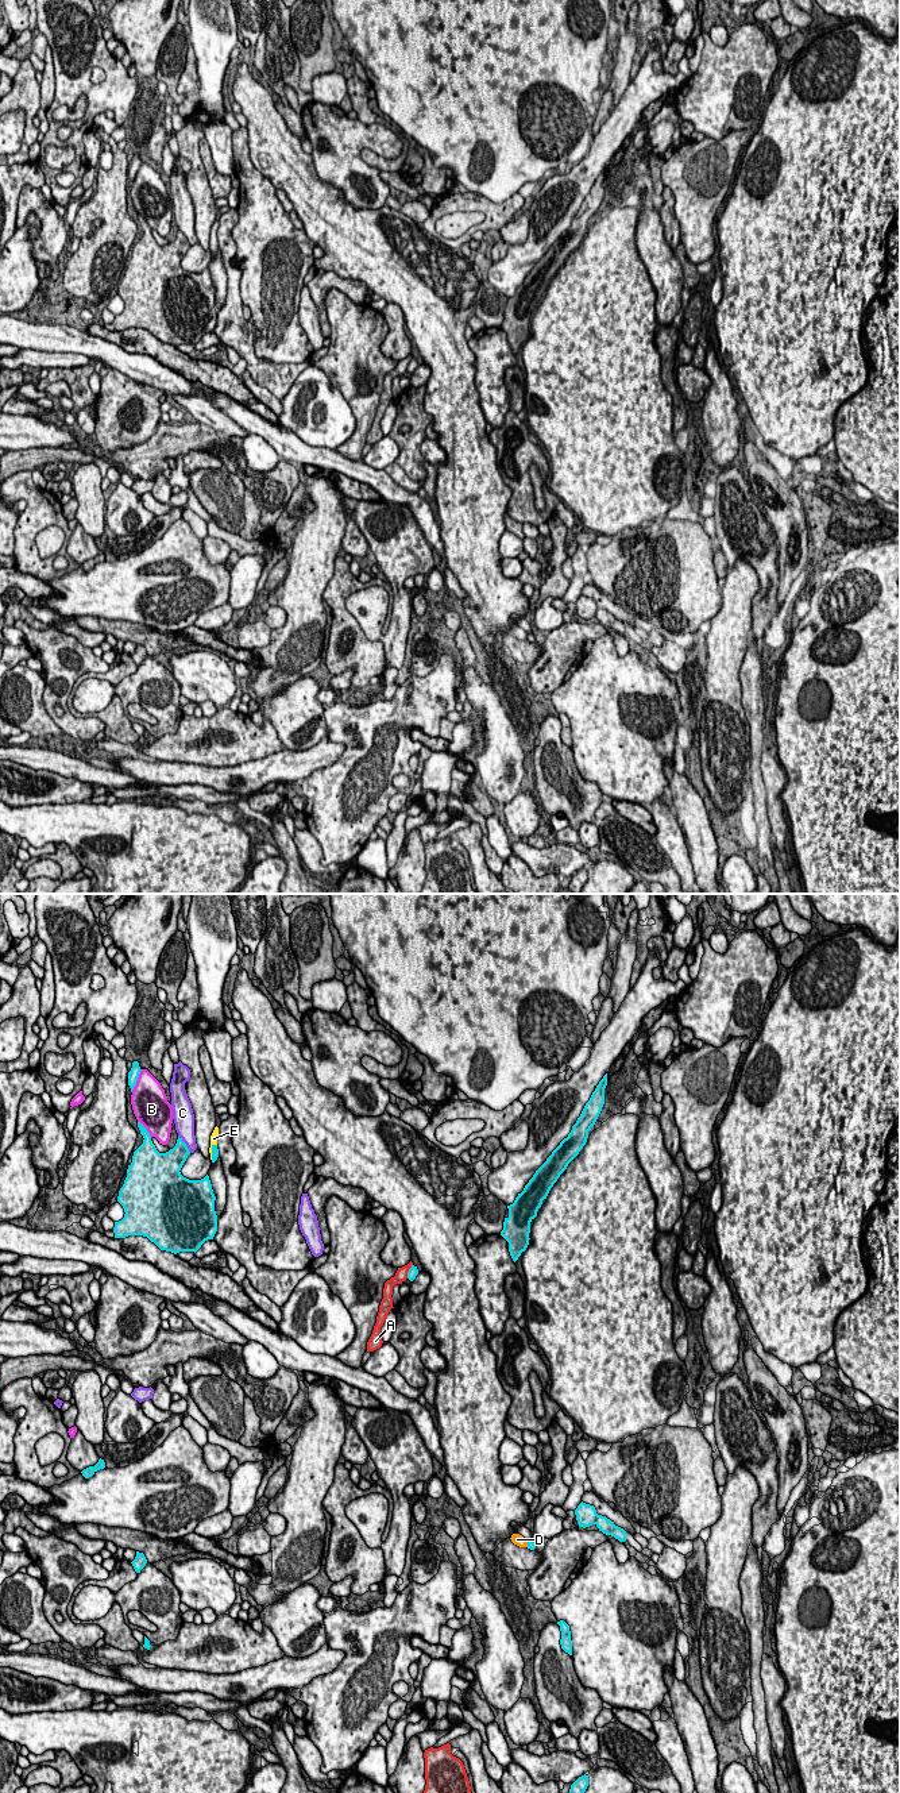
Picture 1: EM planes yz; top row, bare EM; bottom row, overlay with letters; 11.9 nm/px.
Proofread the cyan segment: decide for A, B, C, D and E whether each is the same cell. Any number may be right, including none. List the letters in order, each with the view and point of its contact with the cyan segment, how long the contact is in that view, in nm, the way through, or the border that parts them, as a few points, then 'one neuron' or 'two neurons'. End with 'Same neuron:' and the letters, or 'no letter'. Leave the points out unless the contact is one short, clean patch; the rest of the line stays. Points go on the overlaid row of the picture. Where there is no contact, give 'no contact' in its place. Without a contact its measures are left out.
A: yz (409, 1271) | 190 nm | two neurons
B: yz (136, 1080) | 300 nm | two neurons
C: yz (185, 1144) | 260 nm | two neurons
D: yz (528, 1543) | 90 nm | two neurons
E: yz (212, 1151) | 200 nm | one neuron
Same neuron: E

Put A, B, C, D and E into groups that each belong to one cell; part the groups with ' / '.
A / B / C / D / E

